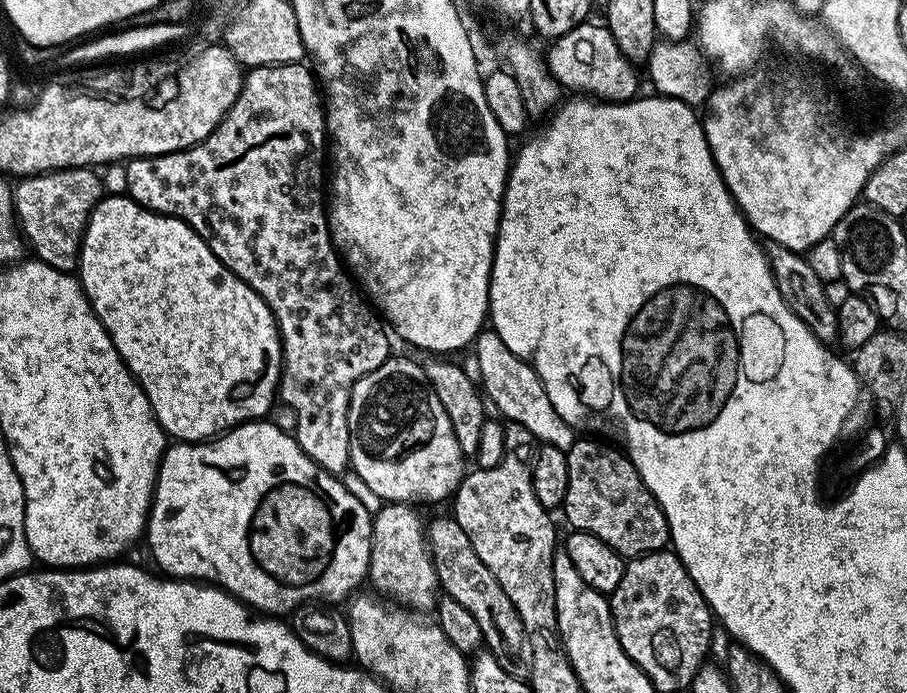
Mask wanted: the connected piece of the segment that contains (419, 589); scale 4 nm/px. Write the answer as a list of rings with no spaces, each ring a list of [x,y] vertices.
[[[388,502],[379,512],[372,517],[372,549],[368,563],[367,579],[381,597],[395,602],[411,611],[428,614],[435,609],[438,595],[441,591],[439,574],[432,561],[430,545],[426,535],[425,521],[420,521],[420,516],[415,512],[413,505],[408,502]]]

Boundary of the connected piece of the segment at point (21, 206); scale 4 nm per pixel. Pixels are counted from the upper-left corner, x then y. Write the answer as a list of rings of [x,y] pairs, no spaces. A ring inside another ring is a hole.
[[[57,168],[54,172],[41,172],[35,176],[25,176],[15,185],[15,217],[31,255],[52,268],[63,269],[64,252],[75,253],[80,247],[80,237],[88,224],[88,215],[96,203],[105,195],[106,189],[100,185],[99,171],[87,168]]]

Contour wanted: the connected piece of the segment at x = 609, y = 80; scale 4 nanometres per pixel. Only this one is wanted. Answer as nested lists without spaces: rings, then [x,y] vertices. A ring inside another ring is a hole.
[[[585,22],[574,26],[574,30],[557,36],[551,41],[552,49],[549,50],[548,56],[546,54],[549,74],[560,84],[561,89],[568,91],[569,88],[572,91],[569,93],[572,94],[587,94],[601,102],[623,102],[637,99],[641,91],[639,90],[640,76],[636,73],[637,65],[628,60],[626,54],[622,54],[622,50],[618,50],[618,42],[614,42],[614,34],[610,34],[608,27],[603,23],[592,23]]]

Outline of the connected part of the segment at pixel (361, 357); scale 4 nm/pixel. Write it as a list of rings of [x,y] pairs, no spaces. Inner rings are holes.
[[[307,63],[271,64],[253,68],[245,75],[244,85],[222,122],[209,136],[192,148],[181,152],[167,152],[161,156],[137,156],[127,161],[128,188],[127,195],[147,208],[149,212],[158,212],[165,216],[174,216],[185,220],[210,246],[210,250],[220,259],[239,280],[246,282],[268,304],[276,326],[280,329],[280,351],[282,367],[280,369],[280,386],[278,400],[292,411],[296,419],[294,435],[298,446],[320,468],[333,474],[340,474],[349,467],[350,430],[348,429],[348,407],[352,397],[352,387],[366,374],[378,370],[390,359],[388,336],[384,333],[385,325],[377,309],[366,299],[365,293],[354,283],[353,277],[346,271],[339,252],[332,246],[332,236],[328,232],[328,213],[326,211],[326,176],[324,180],[324,156],[326,160],[326,108],[322,103],[322,92],[318,87],[317,77]]]

